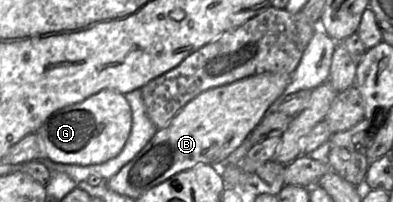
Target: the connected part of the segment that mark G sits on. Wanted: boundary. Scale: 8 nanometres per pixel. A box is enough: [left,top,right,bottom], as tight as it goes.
[39,90,132,165]

